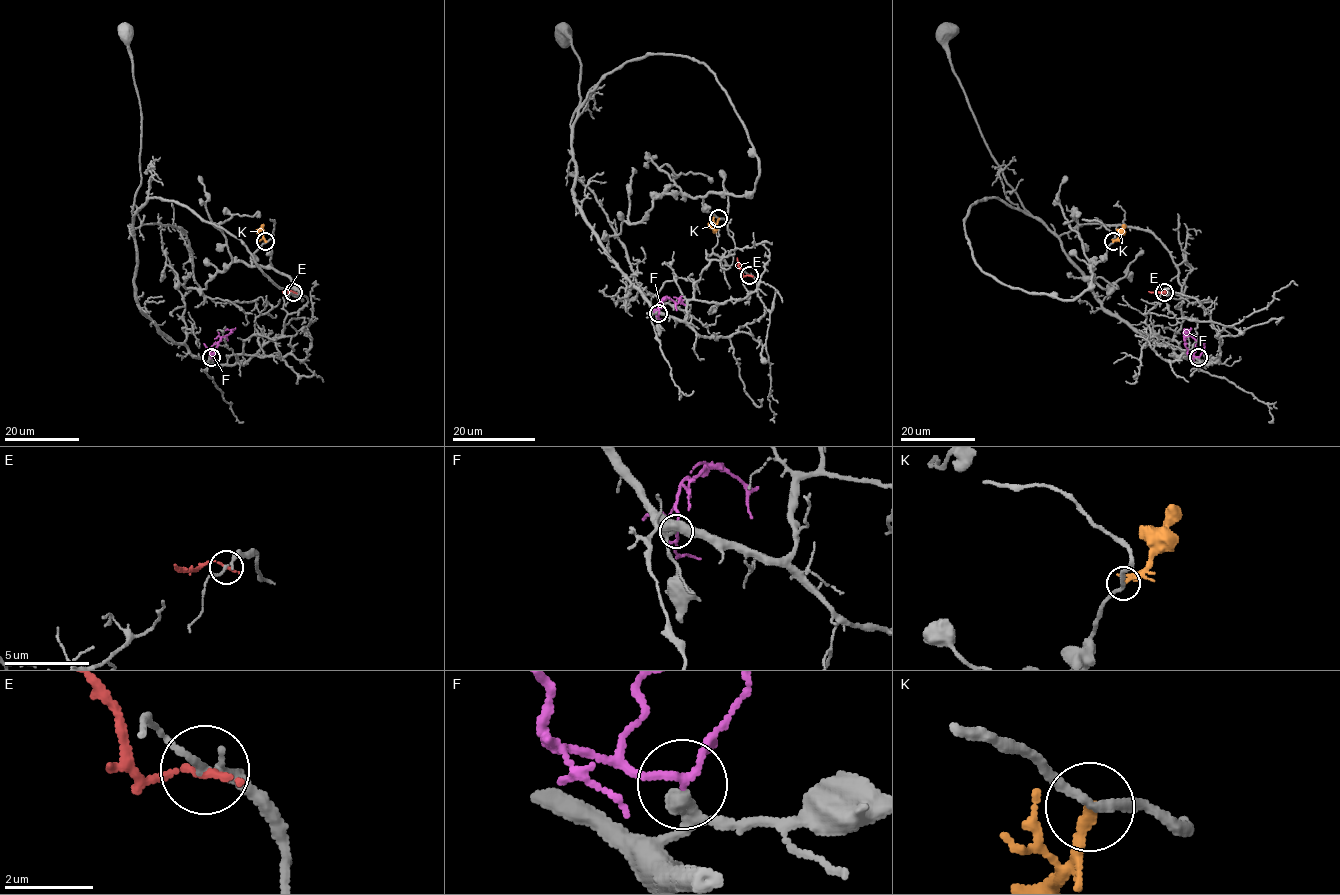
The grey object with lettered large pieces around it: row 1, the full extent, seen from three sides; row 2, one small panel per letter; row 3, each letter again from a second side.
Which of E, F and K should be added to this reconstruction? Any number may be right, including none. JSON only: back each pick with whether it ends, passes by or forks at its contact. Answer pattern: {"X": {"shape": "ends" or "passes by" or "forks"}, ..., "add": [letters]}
{"F": {"shape": "passes by"}, "add": ["F"]}

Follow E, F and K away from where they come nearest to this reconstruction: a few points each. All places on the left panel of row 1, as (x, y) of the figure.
E: (294, 291), (282, 291)
F: (211, 358), (220, 339), (230, 331), (225, 330)
K: (266, 241), (263, 224)

